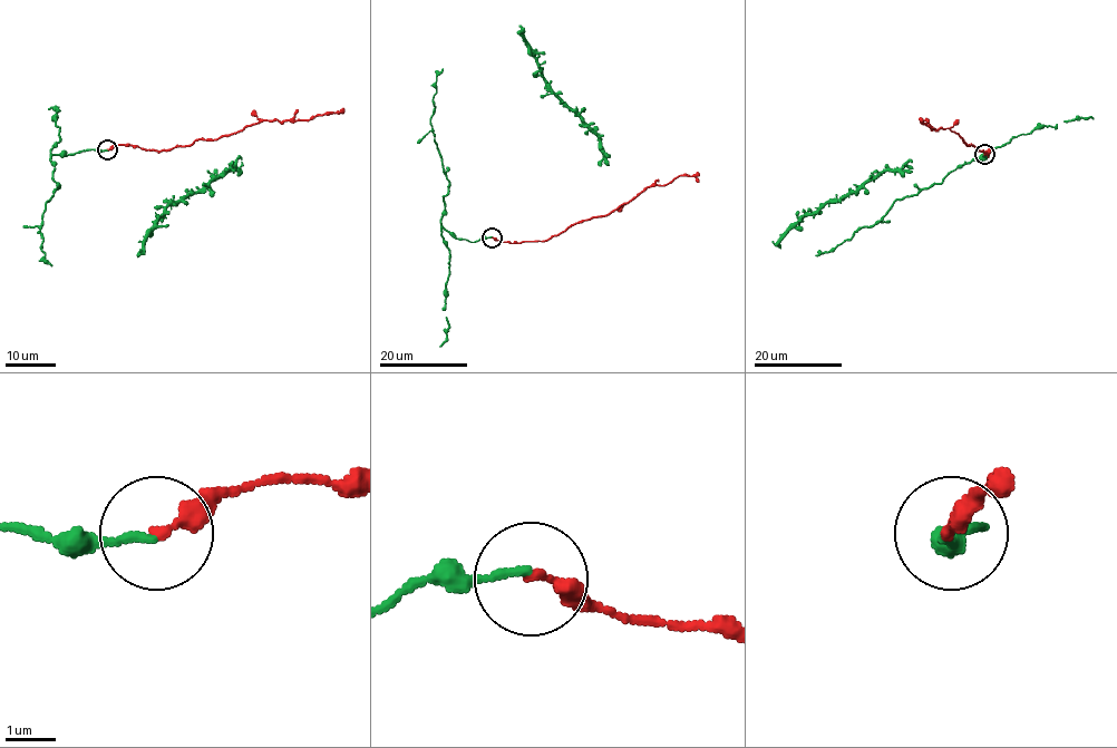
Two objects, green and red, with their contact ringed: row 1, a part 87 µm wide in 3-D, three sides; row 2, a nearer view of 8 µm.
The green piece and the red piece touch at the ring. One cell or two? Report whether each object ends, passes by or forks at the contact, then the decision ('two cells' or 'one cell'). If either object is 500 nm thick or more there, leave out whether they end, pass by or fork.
green ends | red ends | one cell

